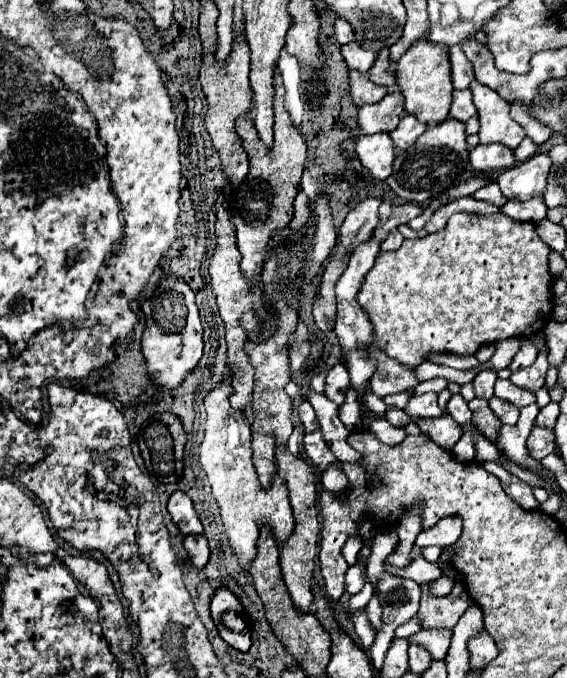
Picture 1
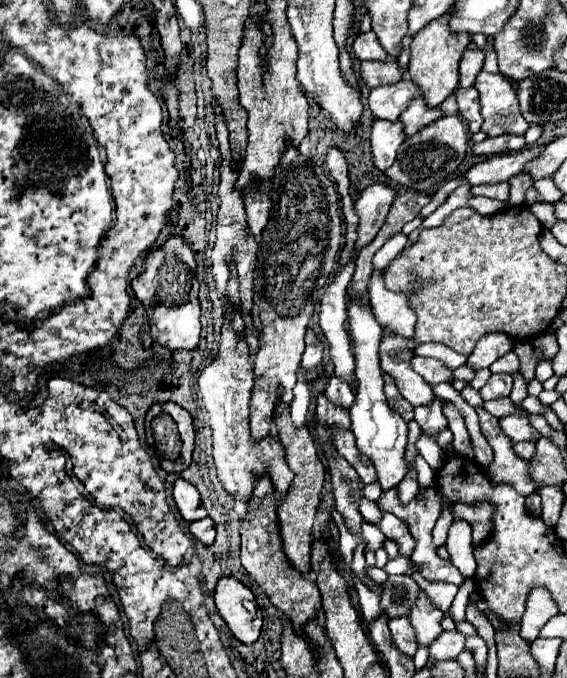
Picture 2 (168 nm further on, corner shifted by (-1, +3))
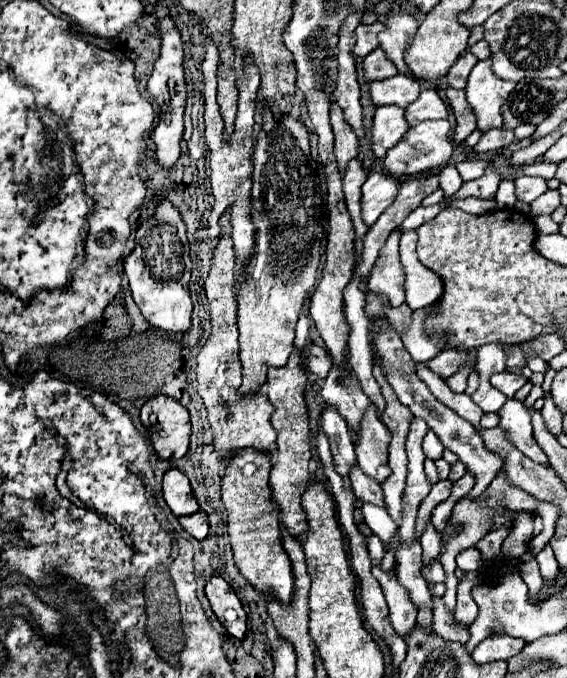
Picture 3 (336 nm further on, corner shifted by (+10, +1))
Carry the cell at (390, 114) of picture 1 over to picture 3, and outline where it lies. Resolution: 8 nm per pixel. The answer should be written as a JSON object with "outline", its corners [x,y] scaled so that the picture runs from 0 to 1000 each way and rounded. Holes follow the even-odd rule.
{"outline":[[[700,109],[693,115],[651,124],[654,150],[661,156],[697,153],[704,159],[714,159],[718,153],[735,147],[739,136],[743,136],[743,124],[732,115],[721,115],[714,109]]]}

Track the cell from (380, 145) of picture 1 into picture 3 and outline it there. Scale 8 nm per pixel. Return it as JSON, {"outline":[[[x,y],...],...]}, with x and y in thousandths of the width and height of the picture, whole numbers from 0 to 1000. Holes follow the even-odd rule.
{"outline":[[[668,156],[658,171],[654,186],[654,218],[661,233],[675,233],[686,218],[693,218],[718,195],[714,162],[704,156]]]}

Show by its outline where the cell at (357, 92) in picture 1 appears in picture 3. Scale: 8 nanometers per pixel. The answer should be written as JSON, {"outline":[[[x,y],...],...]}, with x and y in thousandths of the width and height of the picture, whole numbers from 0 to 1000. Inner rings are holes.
{"outline":[[[672,71],[658,74],[651,83],[640,86],[640,109],[647,121],[661,121],[661,118],[679,118],[700,109],[700,100],[690,88],[683,88],[679,77],[672,77]]]}

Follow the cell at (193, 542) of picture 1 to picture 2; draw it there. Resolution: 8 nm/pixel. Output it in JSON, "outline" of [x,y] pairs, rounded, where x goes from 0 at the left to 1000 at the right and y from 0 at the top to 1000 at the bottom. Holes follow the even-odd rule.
{"outline":[[[360,764],[360,767],[335,770],[335,785],[339,785],[353,799],[360,799],[363,805],[370,805],[370,802],[377,799],[377,791],[381,791],[377,767],[374,767],[374,764]]]}

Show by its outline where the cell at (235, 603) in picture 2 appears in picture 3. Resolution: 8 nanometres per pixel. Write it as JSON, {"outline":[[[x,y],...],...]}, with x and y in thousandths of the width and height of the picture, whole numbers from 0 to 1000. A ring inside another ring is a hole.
{"outline":[[[376,850],[362,864],[362,876],[397,929],[418,944],[429,944],[436,935],[436,906],[411,867],[390,850]]]}

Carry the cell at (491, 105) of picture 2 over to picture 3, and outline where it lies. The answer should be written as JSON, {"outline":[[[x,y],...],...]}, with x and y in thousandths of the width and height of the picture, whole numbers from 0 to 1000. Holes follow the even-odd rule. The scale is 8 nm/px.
{"outline":[[[866,86],[841,91],[827,109],[820,142],[841,171],[841,189],[859,195],[866,189],[887,189],[884,156],[908,130],[908,121],[891,121],[866,106]]]}

